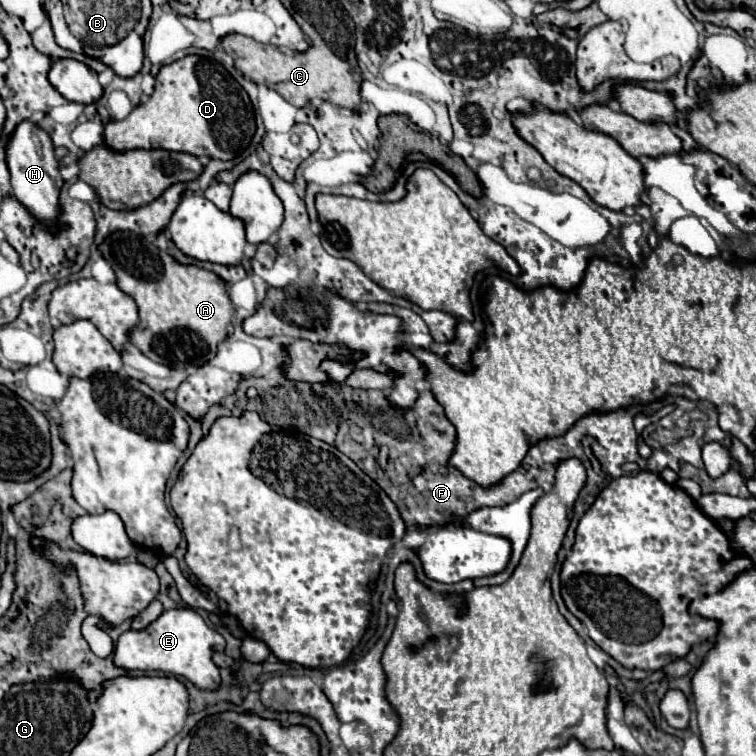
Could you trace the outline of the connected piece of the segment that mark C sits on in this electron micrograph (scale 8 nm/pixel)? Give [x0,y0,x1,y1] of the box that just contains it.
[222,21,362,109]

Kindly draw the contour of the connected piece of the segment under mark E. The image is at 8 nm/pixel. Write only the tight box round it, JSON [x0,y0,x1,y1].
[114,607,224,689]

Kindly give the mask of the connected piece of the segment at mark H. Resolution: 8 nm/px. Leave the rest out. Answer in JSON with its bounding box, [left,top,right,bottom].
[6,121,62,223]

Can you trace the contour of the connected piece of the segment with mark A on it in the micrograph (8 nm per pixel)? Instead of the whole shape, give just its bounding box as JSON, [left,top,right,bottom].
[98,231,234,369]

